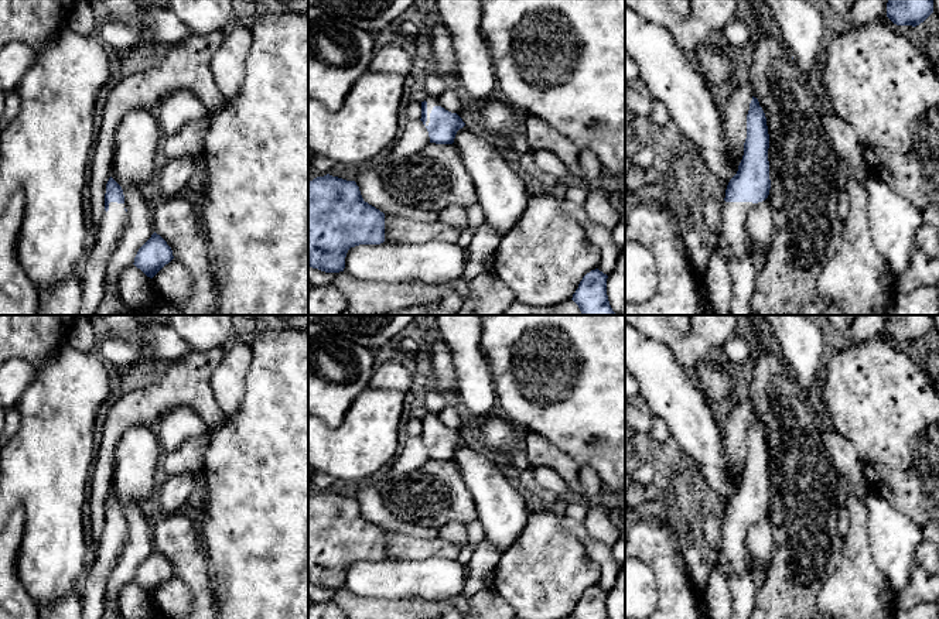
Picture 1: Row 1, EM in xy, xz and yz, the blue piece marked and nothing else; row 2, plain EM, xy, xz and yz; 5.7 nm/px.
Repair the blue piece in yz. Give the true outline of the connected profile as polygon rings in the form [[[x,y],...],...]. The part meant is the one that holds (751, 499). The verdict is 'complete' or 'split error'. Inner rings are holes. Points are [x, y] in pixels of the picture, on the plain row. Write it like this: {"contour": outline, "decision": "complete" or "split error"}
{"contour": [[[752,413],[747,431],[744,472],[737,490],[727,502],[721,529],[720,565],[727,578],[748,572],[748,527],[758,519],[765,517],[771,506],[768,465],[766,434],[758,415]]], "decision": "split error"}

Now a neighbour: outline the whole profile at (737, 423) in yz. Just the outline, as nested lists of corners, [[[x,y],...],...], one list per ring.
[[[742,403],[733,407],[724,424],[724,441],[727,449],[728,465],[725,479],[734,493],[744,472],[744,459],[747,455],[747,431],[752,408],[750,404]]]

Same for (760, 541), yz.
[[[771,510],[748,527],[747,536],[747,570],[754,570],[758,564],[765,565],[768,572],[774,551],[774,533],[771,524]]]

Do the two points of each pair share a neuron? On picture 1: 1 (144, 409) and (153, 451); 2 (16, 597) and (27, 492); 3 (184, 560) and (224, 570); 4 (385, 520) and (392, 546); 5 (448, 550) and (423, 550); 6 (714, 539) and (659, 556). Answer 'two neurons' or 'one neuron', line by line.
1: two neurons
2: two neurons
3: two neurons
4: two neurons
5: one neuron
6: two neurons

